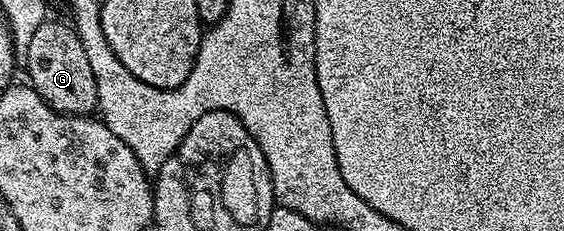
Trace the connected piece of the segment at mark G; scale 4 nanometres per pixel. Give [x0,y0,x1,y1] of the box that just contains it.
[26,21,98,116]

